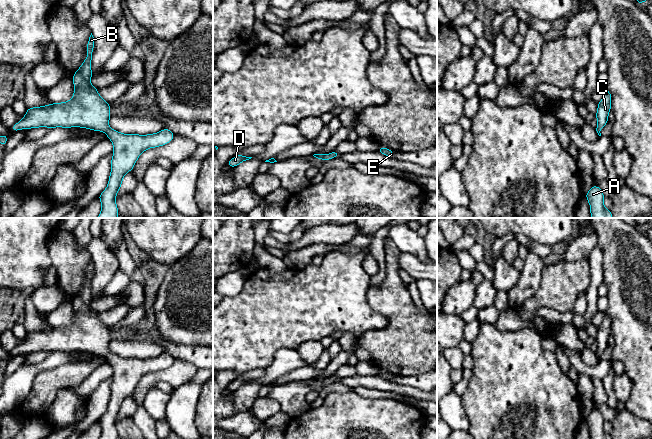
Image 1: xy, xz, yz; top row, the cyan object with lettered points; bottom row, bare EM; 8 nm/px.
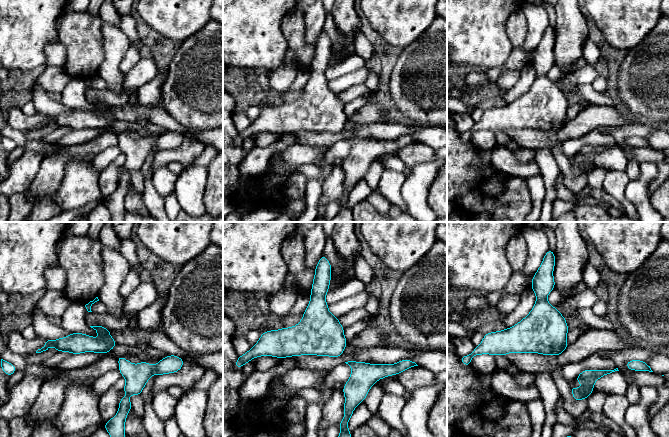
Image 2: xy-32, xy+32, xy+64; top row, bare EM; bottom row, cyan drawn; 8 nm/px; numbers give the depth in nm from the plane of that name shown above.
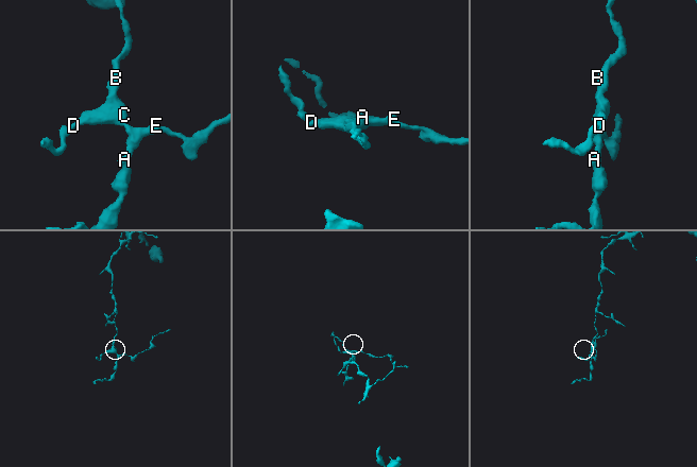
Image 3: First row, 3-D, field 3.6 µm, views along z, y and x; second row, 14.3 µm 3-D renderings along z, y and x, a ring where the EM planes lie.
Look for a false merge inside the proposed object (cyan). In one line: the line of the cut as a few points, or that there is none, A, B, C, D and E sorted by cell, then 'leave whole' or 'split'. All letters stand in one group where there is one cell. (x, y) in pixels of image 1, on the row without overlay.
no cut | A B C D E | leave whole

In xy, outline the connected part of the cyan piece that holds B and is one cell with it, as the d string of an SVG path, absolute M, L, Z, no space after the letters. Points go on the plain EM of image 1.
M91 257L87 265L87 281L72 300L74 317L70 325L27 332L24 342L10 352L13 357L39 351L80 351L105 356L113 367L113 381L108 409L97 421L102 429L99 439L118 439L116 419L124 399L133 394L142 376L170 367L175 357L165 352L154 358L123 358L110 352L110 327L102 323L98 313L90 307L93 275L94 261Z

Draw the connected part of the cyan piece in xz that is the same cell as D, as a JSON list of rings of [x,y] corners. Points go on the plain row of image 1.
[[[238,377],[234,382],[230,383],[229,385],[227,385],[226,389],[235,392],[237,389],[239,389],[240,387],[251,383],[252,381],[246,381],[241,379],[240,377]]]

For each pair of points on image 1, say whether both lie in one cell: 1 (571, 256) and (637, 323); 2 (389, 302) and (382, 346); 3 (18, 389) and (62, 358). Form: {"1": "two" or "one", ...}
{"1": "two", "2": "one", "3": "one"}

